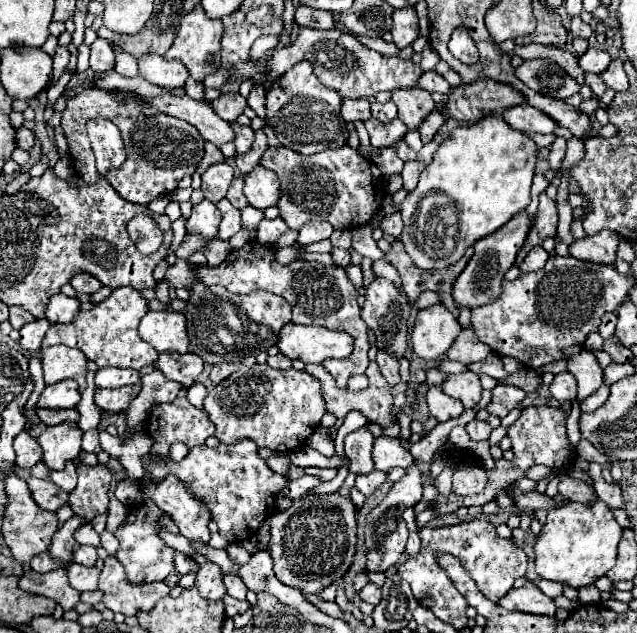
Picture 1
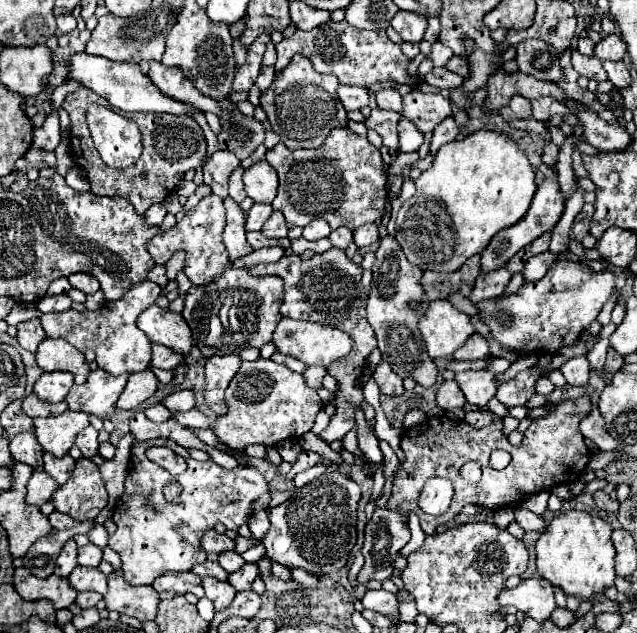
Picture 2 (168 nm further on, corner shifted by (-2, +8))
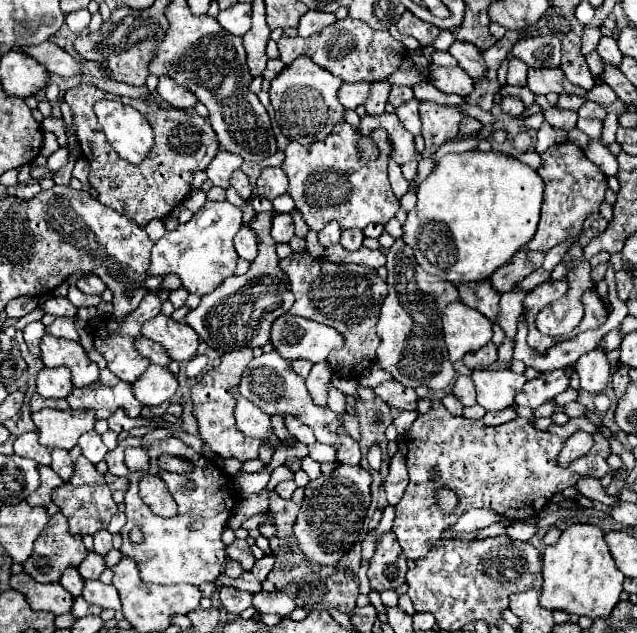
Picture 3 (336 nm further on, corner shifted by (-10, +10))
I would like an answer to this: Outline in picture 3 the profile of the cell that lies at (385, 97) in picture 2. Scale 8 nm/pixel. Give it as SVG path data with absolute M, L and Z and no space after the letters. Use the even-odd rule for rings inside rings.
M392 87L390 89L390 97L388 97L388 101L394 105L394 107L400 107L402 103L406 103L408 99L412 99L414 97L414 91L412 91L412 87Z

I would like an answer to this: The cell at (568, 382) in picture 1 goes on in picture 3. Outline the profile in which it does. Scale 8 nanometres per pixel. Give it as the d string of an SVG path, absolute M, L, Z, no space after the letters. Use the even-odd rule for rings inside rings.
M598 349L584 353L578 359L576 371L580 375L582 389L586 389L590 393L600 393L610 383L610 361L608 361L606 353L602 353Z

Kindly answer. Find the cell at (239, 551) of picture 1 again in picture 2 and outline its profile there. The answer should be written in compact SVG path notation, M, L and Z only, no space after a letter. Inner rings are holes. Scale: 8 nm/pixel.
M226 551L226 555L218 555L218 563L220 563L220 567L222 567L224 571L232 573L232 571L238 571L246 561L242 559L240 553L236 553L236 551Z

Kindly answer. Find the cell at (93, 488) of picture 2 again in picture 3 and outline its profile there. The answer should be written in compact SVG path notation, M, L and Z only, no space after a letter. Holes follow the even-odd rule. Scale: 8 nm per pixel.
M82 455L78 459L74 459L74 473L72 473L72 477L62 487L54 489L52 501L58 505L60 513L66 515L68 525L70 525L70 533L74 533L74 535L94 535L96 531L106 529L110 519L118 511L118 505L114 503L112 491L108 489L104 477Z

